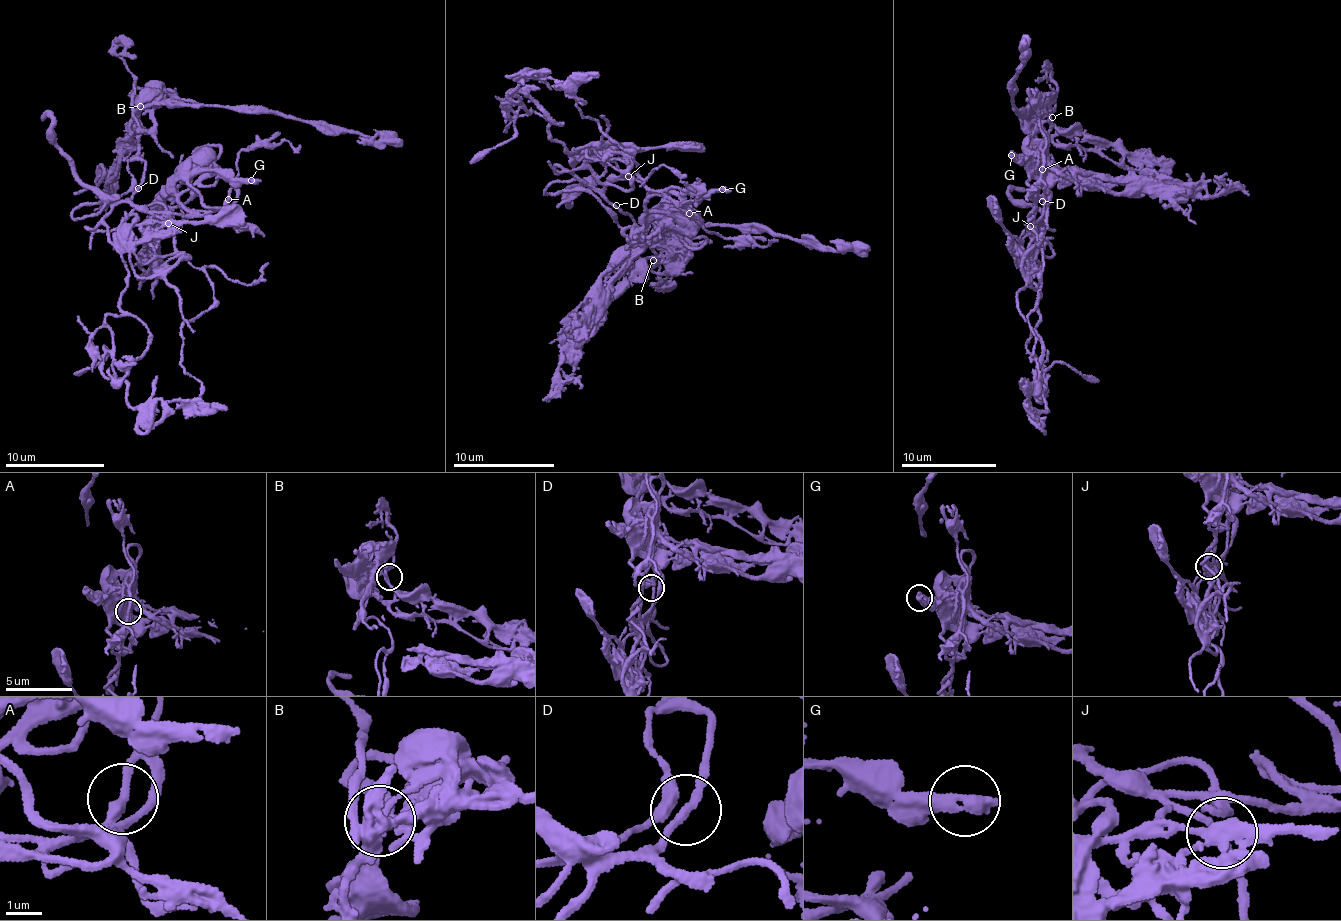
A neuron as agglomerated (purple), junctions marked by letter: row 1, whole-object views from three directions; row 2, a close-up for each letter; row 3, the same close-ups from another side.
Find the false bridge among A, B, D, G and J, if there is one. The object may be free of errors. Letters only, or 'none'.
none

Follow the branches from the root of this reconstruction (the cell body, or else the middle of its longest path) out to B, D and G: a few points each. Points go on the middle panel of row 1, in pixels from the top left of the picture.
B: (612, 217), (633, 240), (649, 228), (658, 229), (664, 242), (653, 260)
D: (612, 217), (616, 205)
G: (612, 217), (604, 195), (616, 179), (637, 180), (649, 193), (649, 209), (674, 216), (723, 188)

